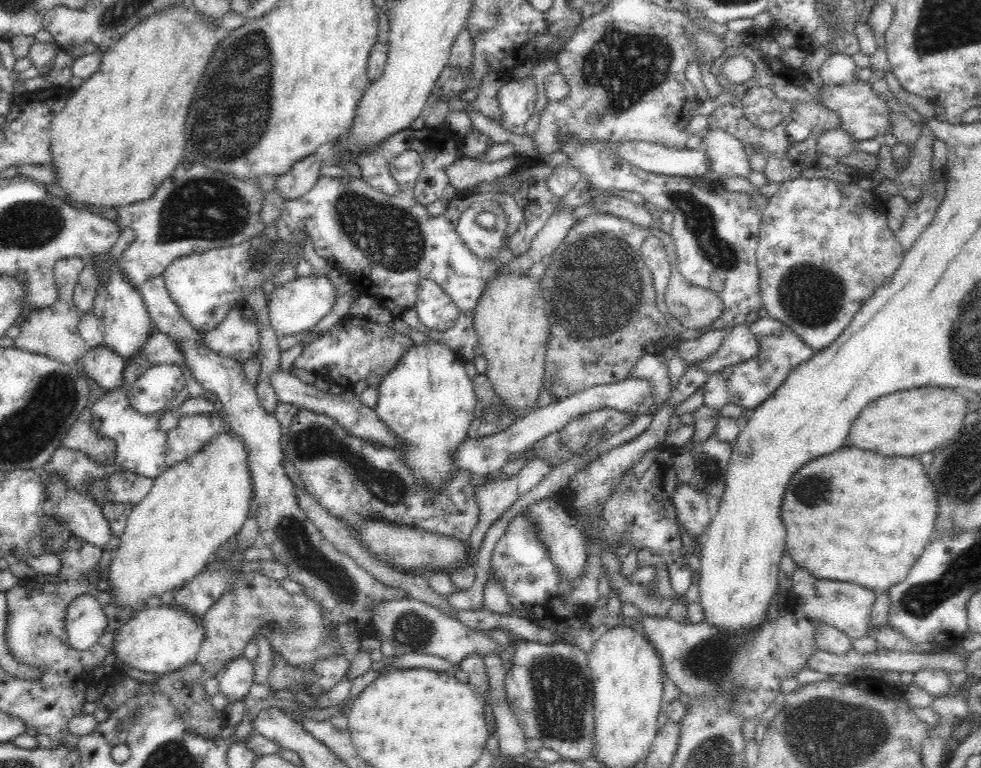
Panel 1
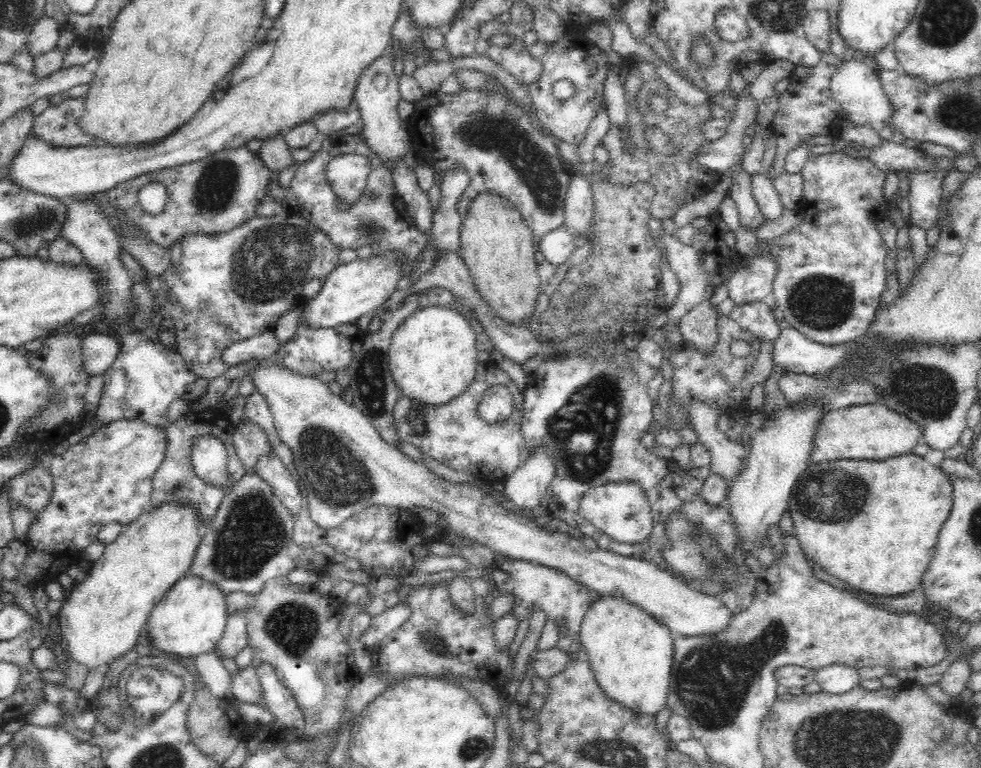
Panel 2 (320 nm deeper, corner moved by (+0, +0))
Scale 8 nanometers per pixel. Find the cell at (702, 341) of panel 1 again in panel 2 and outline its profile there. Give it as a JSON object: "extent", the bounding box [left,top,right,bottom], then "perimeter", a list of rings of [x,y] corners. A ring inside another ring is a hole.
{"extent":[727,253,777,303],"perimeter":[[[771,253],[760,257],[747,256],[727,284],[733,303],[758,302],[773,292],[777,264]]]}

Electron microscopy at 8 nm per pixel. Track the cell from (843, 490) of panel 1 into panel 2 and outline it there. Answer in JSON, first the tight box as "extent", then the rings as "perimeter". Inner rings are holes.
{"extent":[789,453,953,598],"perimeter":[[[915,453],[902,454],[894,456],[886,460],[833,460],[823,463],[812,463],[805,467],[802,476],[796,480],[789,498],[789,511],[793,520],[793,534],[799,540],[799,545],[803,548],[803,552],[809,556],[811,560],[821,566],[828,575],[832,575],[837,579],[845,582],[852,589],[858,589],[866,593],[876,596],[884,596],[888,598],[902,596],[920,589],[924,573],[927,571],[928,565],[931,563],[936,552],[936,545],[939,539],[938,532],[942,528],[942,524],[946,522],[953,505],[953,481],[952,477],[940,468],[926,461],[920,455]]]}

